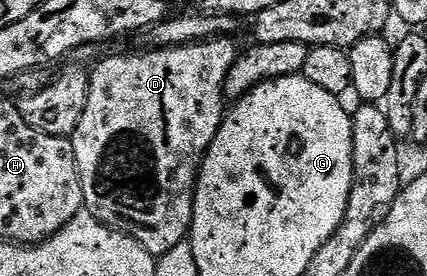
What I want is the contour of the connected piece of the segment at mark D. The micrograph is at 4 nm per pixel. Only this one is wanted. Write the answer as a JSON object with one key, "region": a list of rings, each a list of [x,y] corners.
{"region":[[[218,37],[182,47],[144,49],[145,51],[137,51],[134,55],[113,55],[110,59],[103,60],[97,68],[92,68],[87,93],[87,109],[83,109],[83,117],[79,117],[79,125],[71,136],[75,149],[75,161],[79,165],[79,181],[85,198],[84,210],[94,215],[100,223],[115,227],[135,241],[139,241],[139,245],[143,245],[143,249],[147,249],[147,253],[155,257],[160,257],[163,253],[171,253],[175,245],[186,242],[189,231],[193,228],[193,193],[197,189],[197,174],[201,172],[205,151],[211,145],[221,120],[225,117],[227,110],[225,81],[231,65],[235,65],[239,54],[239,47],[236,47],[233,41],[229,37]]]}

